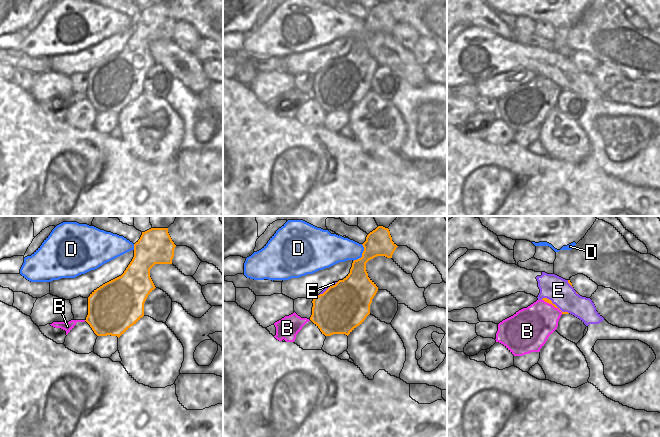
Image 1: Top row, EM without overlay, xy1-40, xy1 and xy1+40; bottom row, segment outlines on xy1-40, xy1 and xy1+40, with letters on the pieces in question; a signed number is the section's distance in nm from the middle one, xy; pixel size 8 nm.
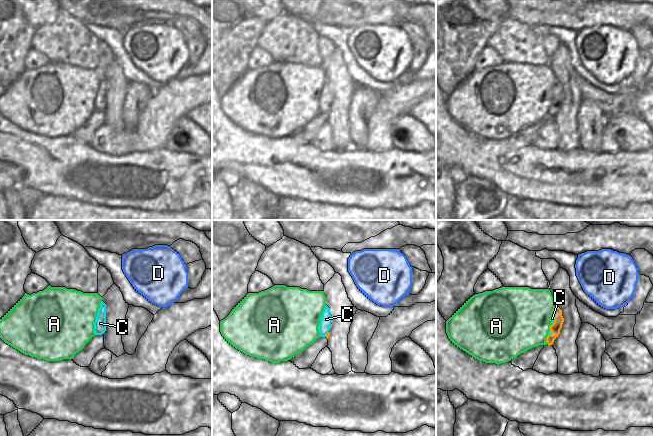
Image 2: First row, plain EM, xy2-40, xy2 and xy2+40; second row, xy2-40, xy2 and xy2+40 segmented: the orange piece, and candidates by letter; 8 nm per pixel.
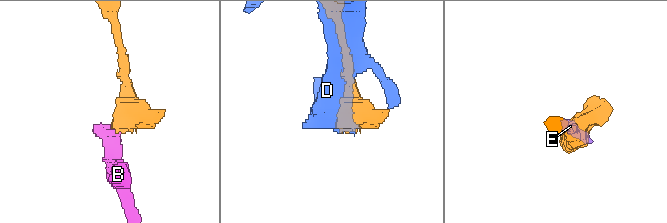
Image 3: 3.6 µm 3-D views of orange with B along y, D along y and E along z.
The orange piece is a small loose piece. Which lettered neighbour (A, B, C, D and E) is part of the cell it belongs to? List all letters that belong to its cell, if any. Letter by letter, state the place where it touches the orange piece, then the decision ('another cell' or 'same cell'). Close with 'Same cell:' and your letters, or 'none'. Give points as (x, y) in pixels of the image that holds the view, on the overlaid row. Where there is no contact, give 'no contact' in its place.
A: xy2+40 (553, 312) | another cell
B: xy1+40 (552, 304) | same cell
C: xy2+40 (554, 321) | same cell
D: xy1 (362, 254) | another cell
E: xy1+40 (554, 304) | another cell
Same cell: B, C

